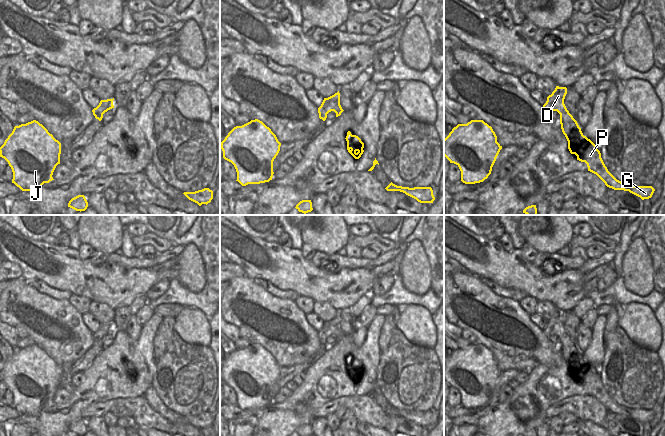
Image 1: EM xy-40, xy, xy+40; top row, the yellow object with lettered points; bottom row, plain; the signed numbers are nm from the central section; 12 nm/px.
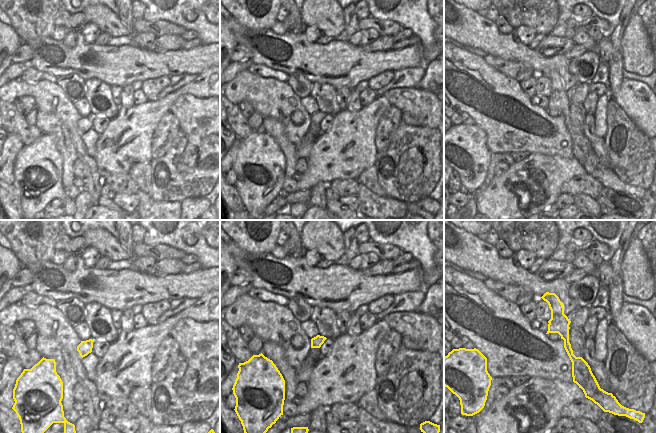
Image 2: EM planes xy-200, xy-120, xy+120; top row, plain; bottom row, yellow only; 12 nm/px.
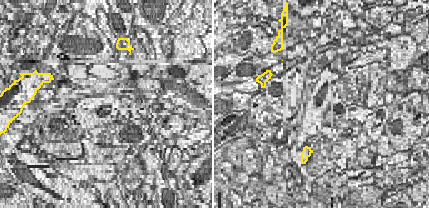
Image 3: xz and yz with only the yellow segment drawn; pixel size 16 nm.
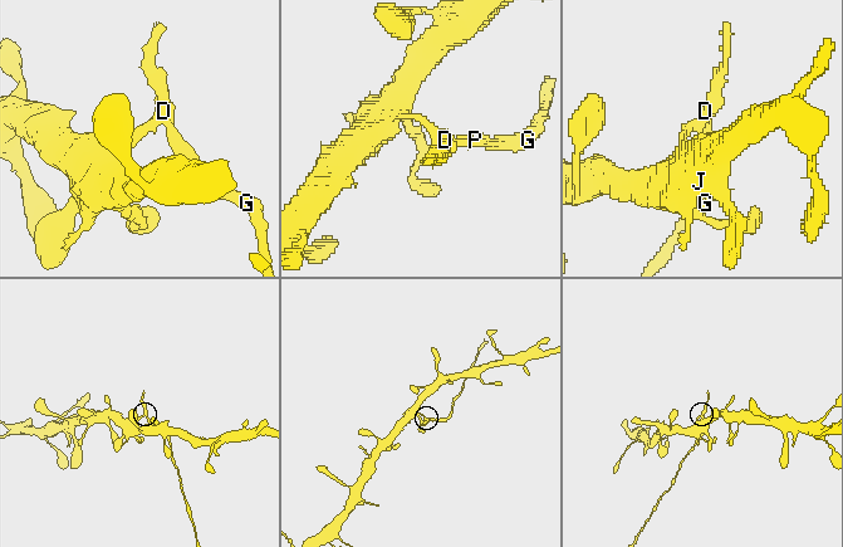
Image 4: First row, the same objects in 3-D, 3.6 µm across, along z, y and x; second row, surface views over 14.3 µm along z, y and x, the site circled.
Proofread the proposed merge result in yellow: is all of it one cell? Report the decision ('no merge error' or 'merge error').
merge error

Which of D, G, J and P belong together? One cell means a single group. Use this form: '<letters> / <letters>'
D G P / J

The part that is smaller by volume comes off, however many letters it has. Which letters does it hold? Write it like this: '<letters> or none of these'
D, G, P

